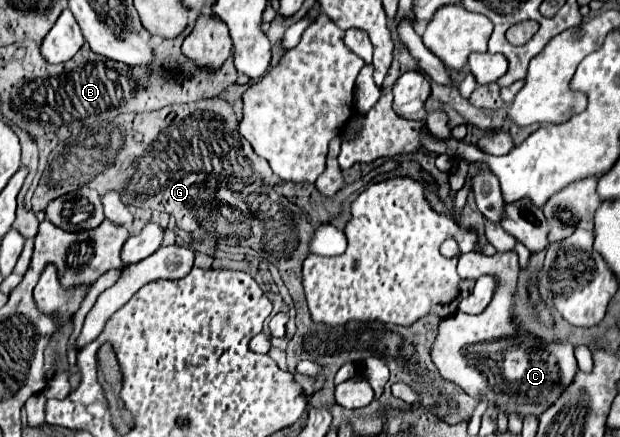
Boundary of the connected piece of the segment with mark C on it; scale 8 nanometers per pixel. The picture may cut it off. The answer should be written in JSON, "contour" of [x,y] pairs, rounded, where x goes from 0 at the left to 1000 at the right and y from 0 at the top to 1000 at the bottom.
{"contour":[[[776,574],[750,579],[740,593],[737,625],[747,638],[798,629],[805,638],[805,657],[795,689],[776,721],[731,721],[711,735],[702,789],[695,799],[698,831],[711,849],[711,863],[734,872],[766,913],[785,908],[785,927],[802,931],[802,941],[815,950],[834,945],[837,954],[869,954],[905,908],[908,890],[921,881],[921,867],[934,844],[924,812],[924,789],[876,785],[853,762],[837,757],[824,739],[824,680],[837,657],[837,588],[831,574],[798,584],[782,584]]]}

